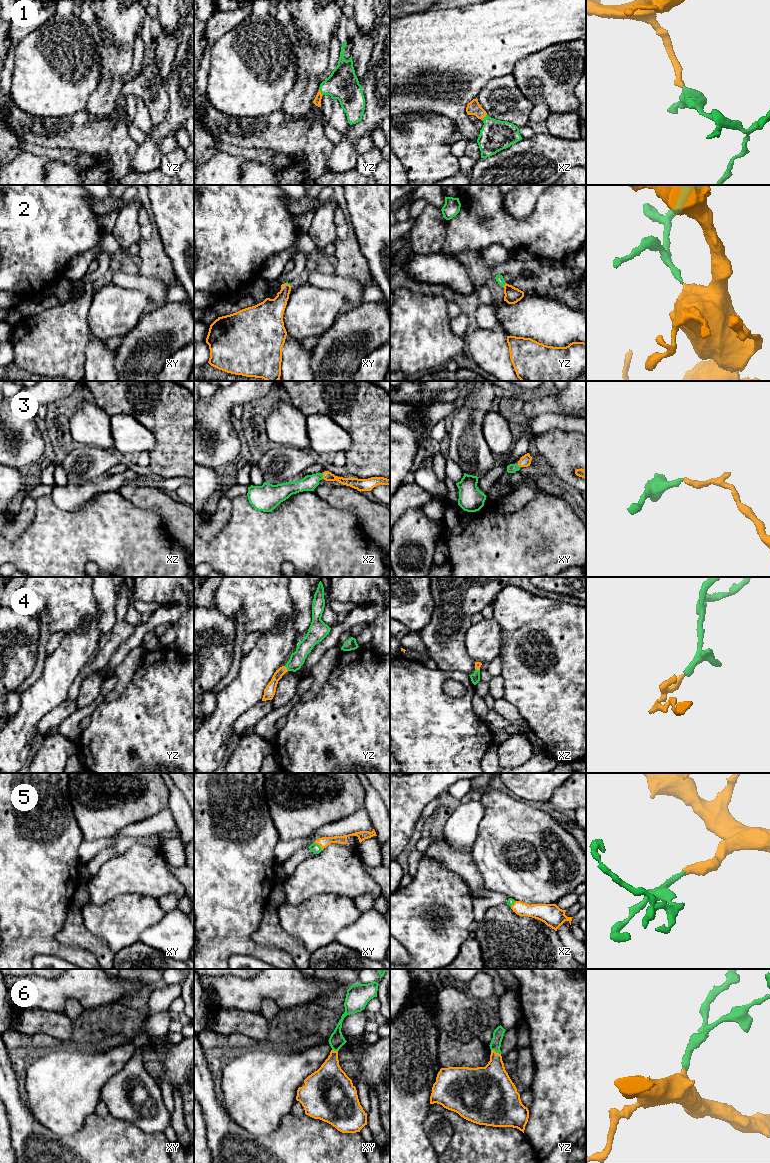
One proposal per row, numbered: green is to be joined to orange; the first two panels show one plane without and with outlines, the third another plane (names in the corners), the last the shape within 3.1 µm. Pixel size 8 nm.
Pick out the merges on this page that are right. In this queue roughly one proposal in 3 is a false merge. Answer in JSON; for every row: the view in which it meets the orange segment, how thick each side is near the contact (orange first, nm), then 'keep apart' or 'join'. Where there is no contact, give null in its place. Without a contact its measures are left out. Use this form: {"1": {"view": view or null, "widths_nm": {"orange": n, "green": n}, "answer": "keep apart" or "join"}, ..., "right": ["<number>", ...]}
{"1": {"view": "xz", "widths_nm": {"orange": 110, "green": 240}, "answer": "join"}, "2": {"view": "yz", "widths_nm": {"orange": 130, "green": 70}, "answer": "join"}, "3": {"view": "xz", "widths_nm": {"orange": 80, "green": 120}, "answer": "join"}, "4": {"view": "yz", "widths_nm": {"orange": 90, "green": 120}, "answer": "join"}, "5": {"view": "xy", "widths_nm": {"orange": 80, "green": 80}, "answer": "join"}, "6": {"view": "yz", "widths_nm": {"orange": 300, "green": 90}, "answer": "join"}, "right": ["1", "2", "3", "4", "5", "6"]}

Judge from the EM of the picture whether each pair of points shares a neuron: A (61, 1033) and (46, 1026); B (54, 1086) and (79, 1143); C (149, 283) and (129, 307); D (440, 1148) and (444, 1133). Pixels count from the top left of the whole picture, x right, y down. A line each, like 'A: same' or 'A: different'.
A: same
B: different
C: different
D: same

